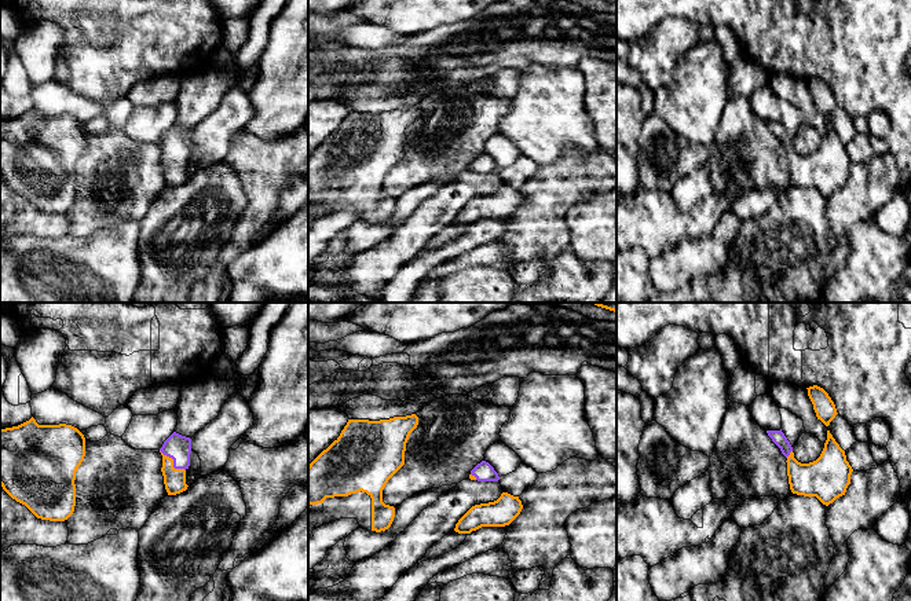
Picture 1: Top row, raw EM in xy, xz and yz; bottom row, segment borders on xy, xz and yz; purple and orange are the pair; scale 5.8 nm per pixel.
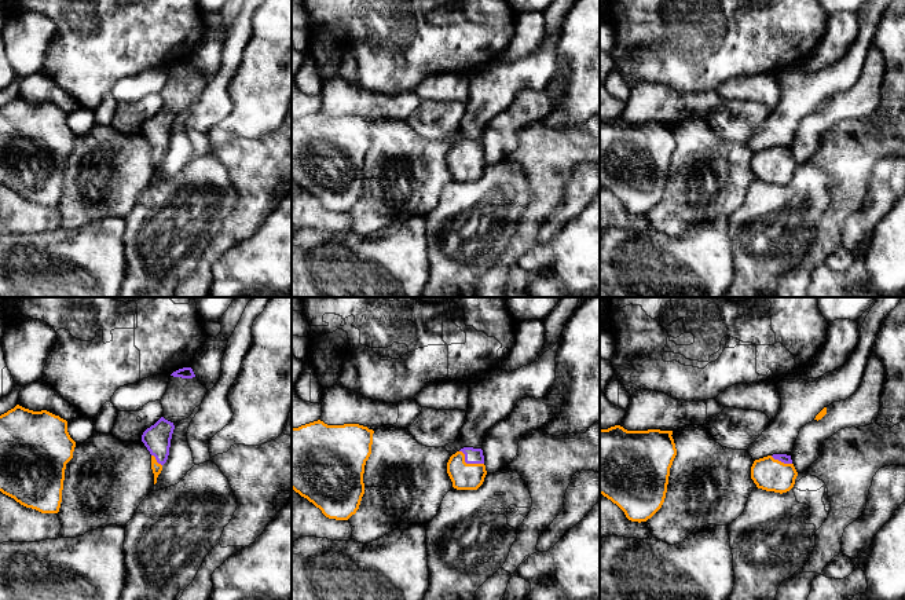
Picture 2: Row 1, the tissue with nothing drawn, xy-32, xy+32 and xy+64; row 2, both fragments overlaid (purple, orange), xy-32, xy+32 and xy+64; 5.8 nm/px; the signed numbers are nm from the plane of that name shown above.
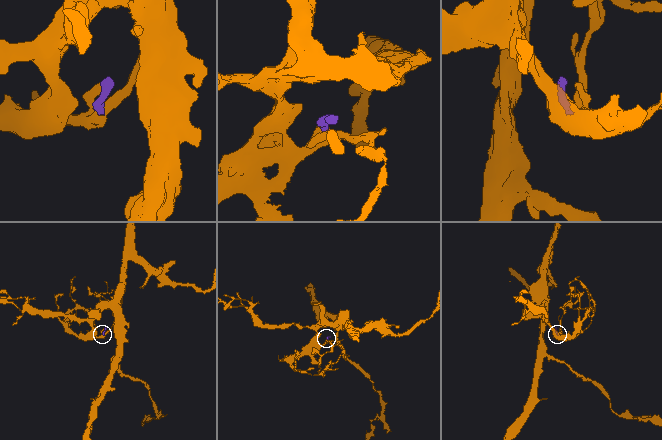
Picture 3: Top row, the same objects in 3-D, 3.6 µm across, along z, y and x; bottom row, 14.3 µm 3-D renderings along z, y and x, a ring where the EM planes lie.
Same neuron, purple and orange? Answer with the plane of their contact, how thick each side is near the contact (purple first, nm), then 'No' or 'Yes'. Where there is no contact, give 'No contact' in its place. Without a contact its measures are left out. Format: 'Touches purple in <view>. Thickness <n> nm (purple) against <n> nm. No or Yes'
Touches purple in xy. Thickness 150 nm (purple) against 130 nm. Yes

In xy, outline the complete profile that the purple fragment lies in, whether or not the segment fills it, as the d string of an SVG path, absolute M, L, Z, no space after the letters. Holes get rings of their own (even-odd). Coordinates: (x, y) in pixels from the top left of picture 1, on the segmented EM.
M173 432L160 448L162 476L168 495L187 490L186 470L190 466L191 439Z

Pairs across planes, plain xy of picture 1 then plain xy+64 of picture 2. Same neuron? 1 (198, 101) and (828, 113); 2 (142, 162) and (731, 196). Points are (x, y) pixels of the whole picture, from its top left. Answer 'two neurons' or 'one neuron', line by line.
1: two neurons
2: one neuron

